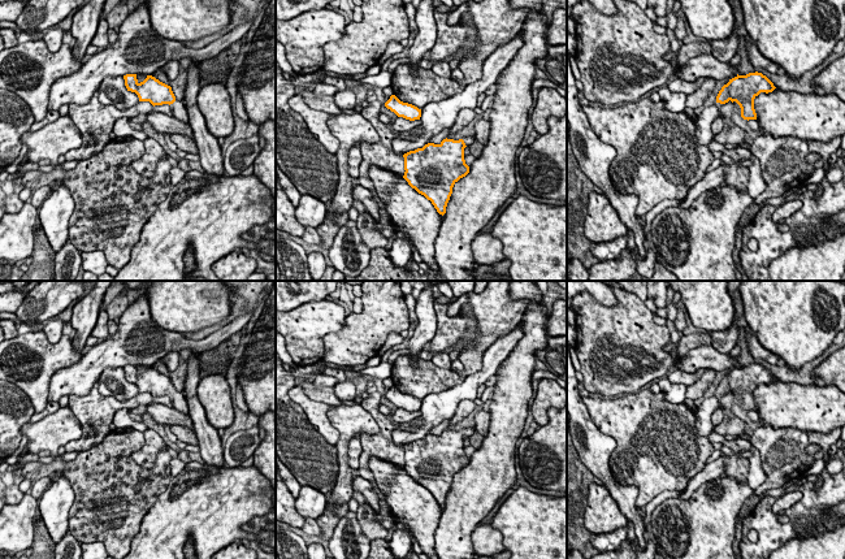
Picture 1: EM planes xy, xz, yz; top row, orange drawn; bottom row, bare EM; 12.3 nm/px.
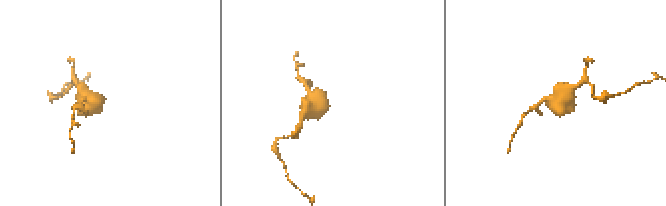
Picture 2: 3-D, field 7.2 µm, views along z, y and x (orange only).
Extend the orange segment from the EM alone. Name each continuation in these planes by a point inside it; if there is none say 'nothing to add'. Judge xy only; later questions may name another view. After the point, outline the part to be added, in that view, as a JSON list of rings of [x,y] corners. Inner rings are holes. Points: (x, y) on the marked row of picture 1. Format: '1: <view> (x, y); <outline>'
1: xy (178, 109); [[[176,100],[173,104],[170,104],[172,117],[188,124],[188,114],[186,110],[186,105],[182,101]]]

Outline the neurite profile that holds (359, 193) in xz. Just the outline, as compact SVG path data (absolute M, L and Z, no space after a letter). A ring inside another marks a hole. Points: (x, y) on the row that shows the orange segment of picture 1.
M355 182L352 187L352 199L360 202L365 207L365 211L369 212L374 220L378 218L377 203L368 188Z

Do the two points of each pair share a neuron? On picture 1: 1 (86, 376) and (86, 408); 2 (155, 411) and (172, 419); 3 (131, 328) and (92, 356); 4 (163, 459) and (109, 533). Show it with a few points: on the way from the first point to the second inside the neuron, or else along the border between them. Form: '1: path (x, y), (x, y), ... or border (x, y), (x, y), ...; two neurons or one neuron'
1: border (96, 381), (86, 394), (68, 397); two neurons
2: path (159, 412), (168, 415); one neuron
3: path (122, 337), (102, 355); one neuron
4: path (155, 477), (117, 515); one neuron

